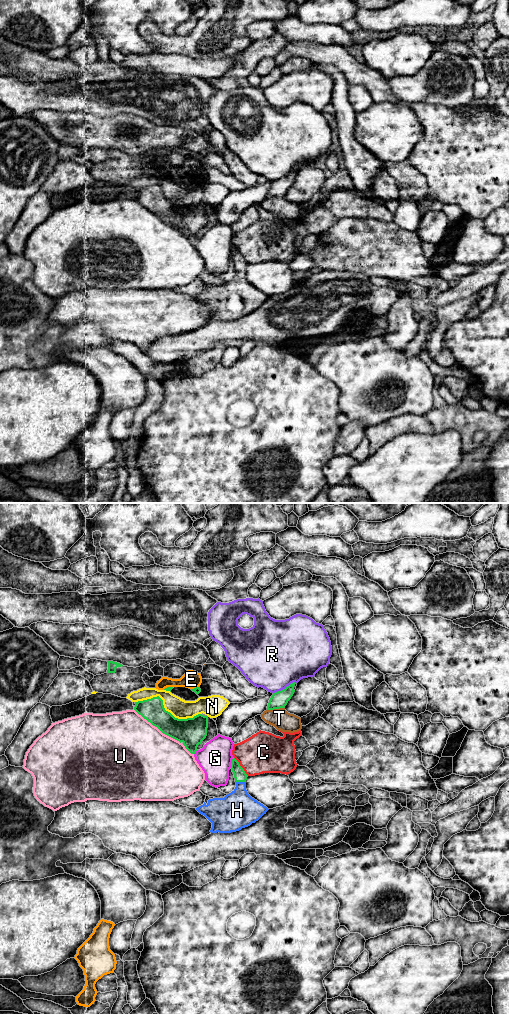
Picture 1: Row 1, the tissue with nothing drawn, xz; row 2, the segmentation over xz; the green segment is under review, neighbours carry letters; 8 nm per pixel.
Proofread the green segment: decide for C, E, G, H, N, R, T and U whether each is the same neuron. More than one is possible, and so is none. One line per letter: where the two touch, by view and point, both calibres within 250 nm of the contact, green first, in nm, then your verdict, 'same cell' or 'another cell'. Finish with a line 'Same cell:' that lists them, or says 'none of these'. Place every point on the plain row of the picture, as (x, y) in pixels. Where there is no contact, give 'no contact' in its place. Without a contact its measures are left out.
C: meets green in xz at (240, 254); 100 nm thick on the green side, 320 nm on the other; another cell
E: meets green in xz at (168, 175); 30 nm thick on the green side, 150 nm on the other; another cell
G: meets green in xz at (232, 250); 100 nm thick on the green side, 260 nm on the other; another cell
H: meets green in xz at (240, 269); 100 nm thick on the green side, 300 nm on the other; same cell
N: meets green in xz at (164, 197); 190 nm thick on the green side, 160 nm on the other; another cell
R: meets green in xz at (285, 176); 130 nm thick on the green side, 480 nm on the other; another cell
T: meets green in xz at (275, 196); 130 nm thick on the green side, 160 nm on the other; another cell
U: meets green in xz at (157, 215); 190 nm thick on the green side, 480 nm on the other; another cell
Same cell: H

